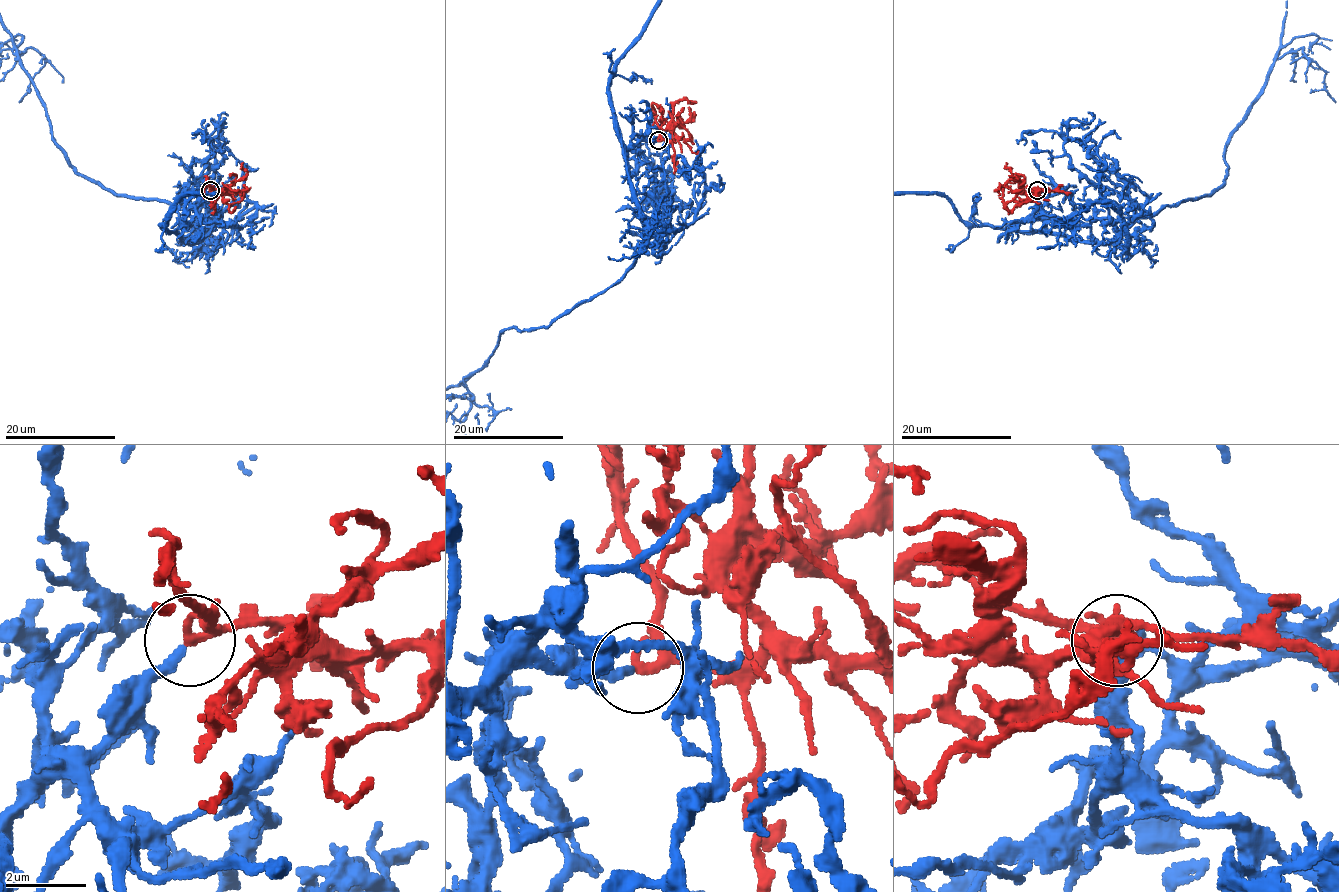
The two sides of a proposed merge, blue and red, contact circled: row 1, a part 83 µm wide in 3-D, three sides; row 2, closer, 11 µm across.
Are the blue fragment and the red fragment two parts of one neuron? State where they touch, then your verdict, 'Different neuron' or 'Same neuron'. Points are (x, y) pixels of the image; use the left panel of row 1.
Place: (210, 190). Same neuron

